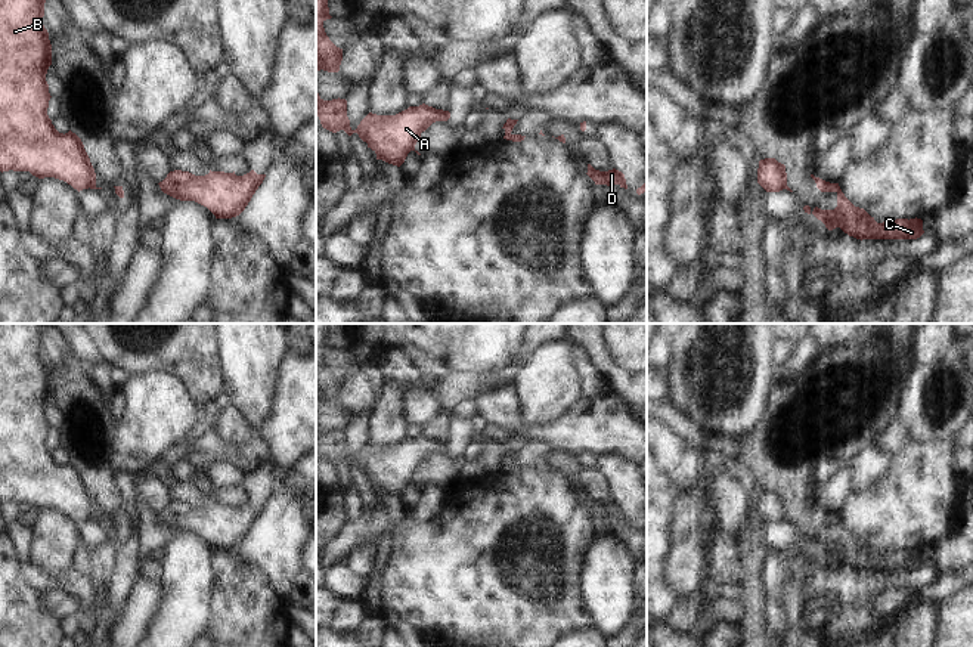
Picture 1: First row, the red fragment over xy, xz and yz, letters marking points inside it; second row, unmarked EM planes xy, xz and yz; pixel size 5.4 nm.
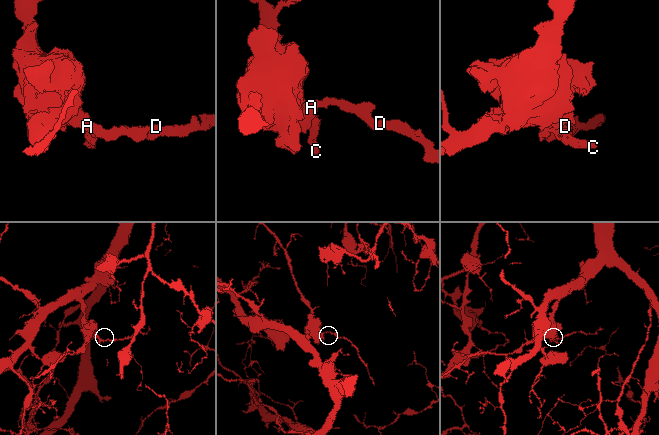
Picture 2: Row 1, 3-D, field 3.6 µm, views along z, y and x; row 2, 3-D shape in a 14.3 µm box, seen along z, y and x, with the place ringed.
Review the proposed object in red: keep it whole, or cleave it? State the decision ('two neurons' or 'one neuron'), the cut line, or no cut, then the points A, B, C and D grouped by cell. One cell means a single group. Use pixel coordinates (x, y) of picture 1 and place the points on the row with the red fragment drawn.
two neurons; cut yz (786, 179), (783, 188); groups A B D / C

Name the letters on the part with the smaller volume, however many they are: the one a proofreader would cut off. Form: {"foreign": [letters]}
{"foreign": ["C"]}

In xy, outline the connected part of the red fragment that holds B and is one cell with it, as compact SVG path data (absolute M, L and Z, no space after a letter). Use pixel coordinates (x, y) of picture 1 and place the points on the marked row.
M0 0L0 171L30 171L32 176L38 179L55 177L66 182L78 192L83 189L89 189L92 185L94 186L94 189L102 189L96 186L96 173L81 139L71 130L65 134L59 133L47 115L49 100L52 96L49 93L46 74L49 66L52 65L52 44L49 40L49 32L43 25L44 3L46 0Z

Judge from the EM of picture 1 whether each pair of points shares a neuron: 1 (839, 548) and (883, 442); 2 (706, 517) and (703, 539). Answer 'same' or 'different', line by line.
1: different
2: same

